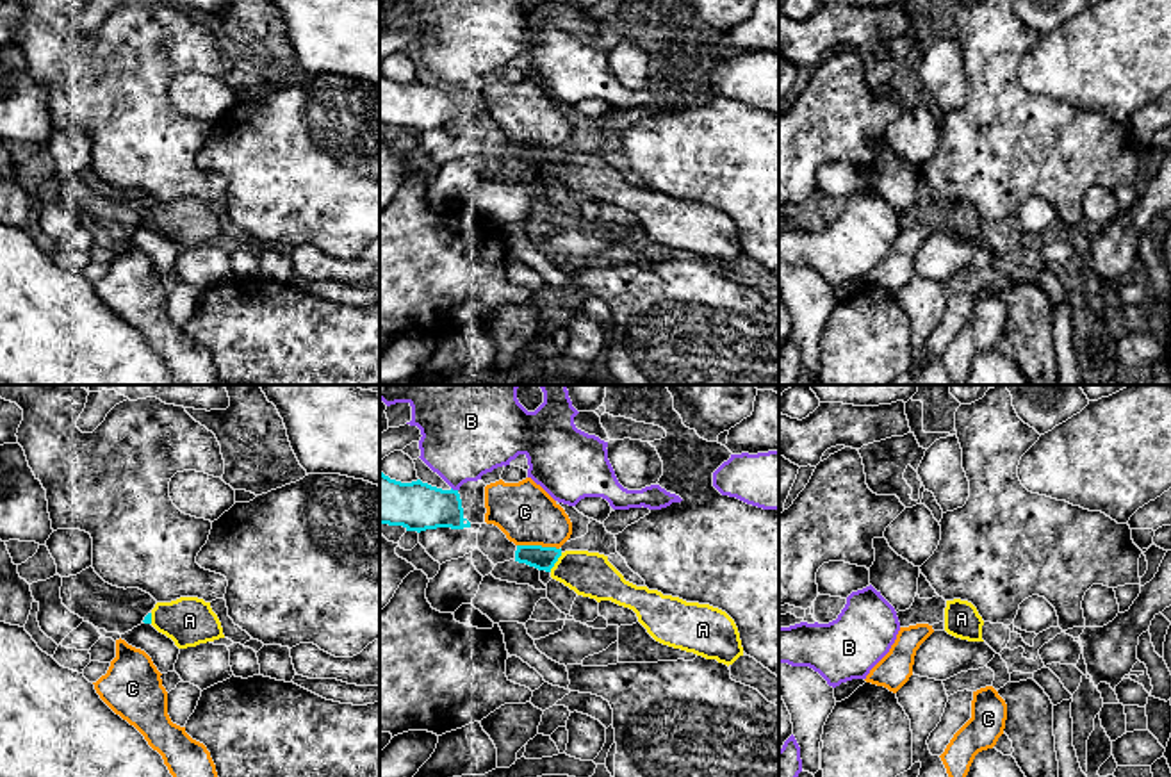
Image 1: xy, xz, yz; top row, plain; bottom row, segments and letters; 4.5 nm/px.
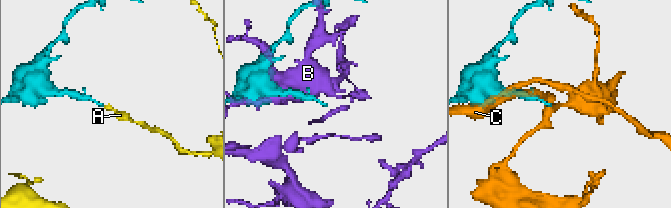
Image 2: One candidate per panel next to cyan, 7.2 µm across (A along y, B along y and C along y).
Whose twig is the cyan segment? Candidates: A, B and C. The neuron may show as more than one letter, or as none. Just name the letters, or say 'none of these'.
A

